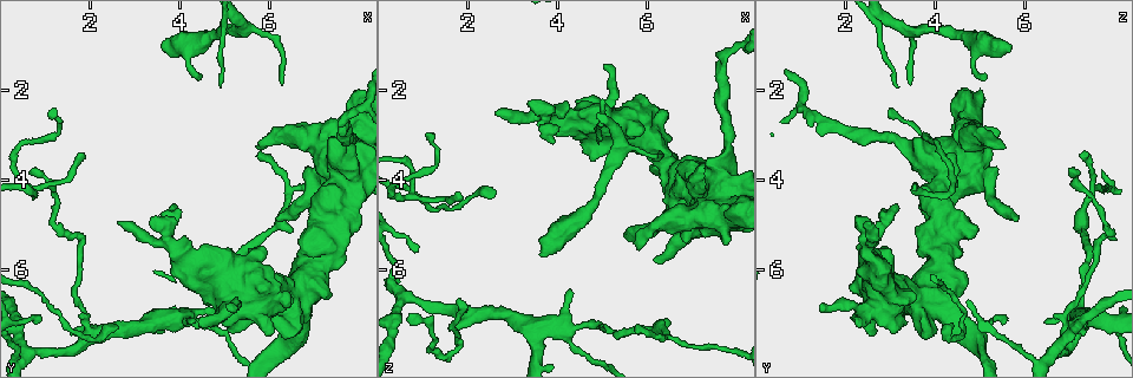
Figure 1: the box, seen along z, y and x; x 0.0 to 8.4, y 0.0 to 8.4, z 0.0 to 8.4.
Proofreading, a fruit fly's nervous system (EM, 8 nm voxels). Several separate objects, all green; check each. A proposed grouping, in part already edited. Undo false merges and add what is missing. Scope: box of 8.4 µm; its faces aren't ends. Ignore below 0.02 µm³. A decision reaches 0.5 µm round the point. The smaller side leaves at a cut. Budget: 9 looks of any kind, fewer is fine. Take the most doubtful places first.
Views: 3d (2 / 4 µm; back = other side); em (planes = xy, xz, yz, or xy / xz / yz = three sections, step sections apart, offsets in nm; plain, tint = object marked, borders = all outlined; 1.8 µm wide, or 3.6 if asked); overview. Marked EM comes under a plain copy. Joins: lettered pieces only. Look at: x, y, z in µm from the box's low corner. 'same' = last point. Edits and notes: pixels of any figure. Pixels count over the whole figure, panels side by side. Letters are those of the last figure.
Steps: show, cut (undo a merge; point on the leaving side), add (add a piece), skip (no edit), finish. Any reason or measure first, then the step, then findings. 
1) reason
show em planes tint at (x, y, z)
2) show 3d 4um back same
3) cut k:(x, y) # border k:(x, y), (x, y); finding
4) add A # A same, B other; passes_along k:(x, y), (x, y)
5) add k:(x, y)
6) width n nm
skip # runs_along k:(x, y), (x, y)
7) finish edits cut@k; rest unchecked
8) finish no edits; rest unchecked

looks like a crossing
show 3d 2um at (4.00, 7.05, 7.30)

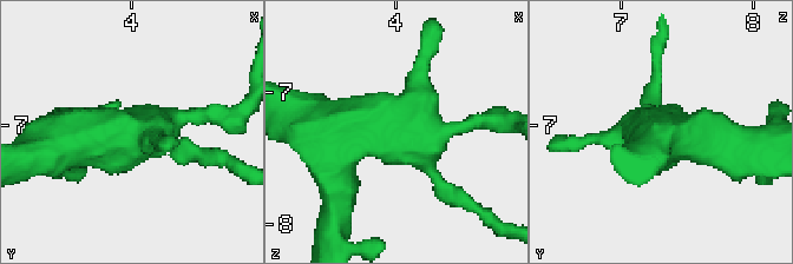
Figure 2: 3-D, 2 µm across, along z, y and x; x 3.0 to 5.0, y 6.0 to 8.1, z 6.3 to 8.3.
now the EM
show em planes borders at (3.96, 7.08, 7.26)

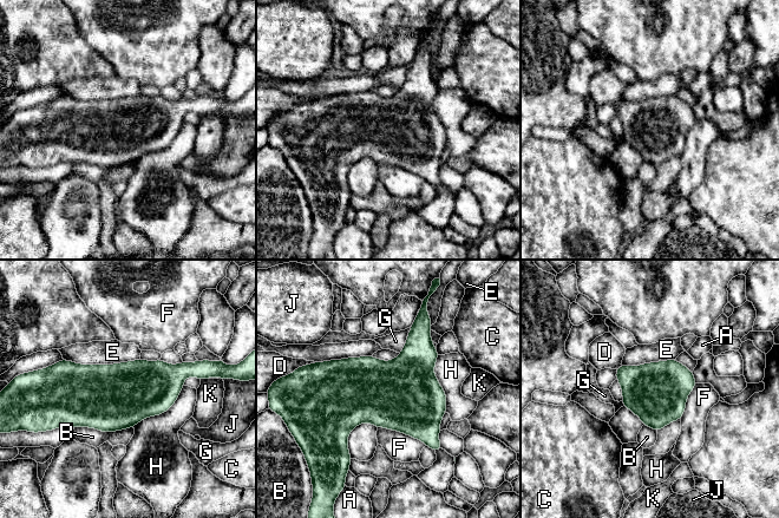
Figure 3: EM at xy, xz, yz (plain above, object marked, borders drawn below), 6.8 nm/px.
skip # A other, B other, C other, D other, E other, F other, G other, H other, J other, K other; border 3:(63, 358), (80, 364), (139, 359); all the same neuron

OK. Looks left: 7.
free end
show 3d 4um at (3.65, 1.05, 5.65)

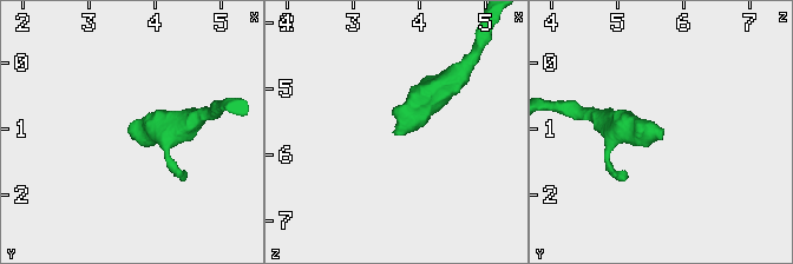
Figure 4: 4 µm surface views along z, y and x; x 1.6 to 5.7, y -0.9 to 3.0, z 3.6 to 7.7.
show em planes borders at (3.60, 1.10, 5.70)

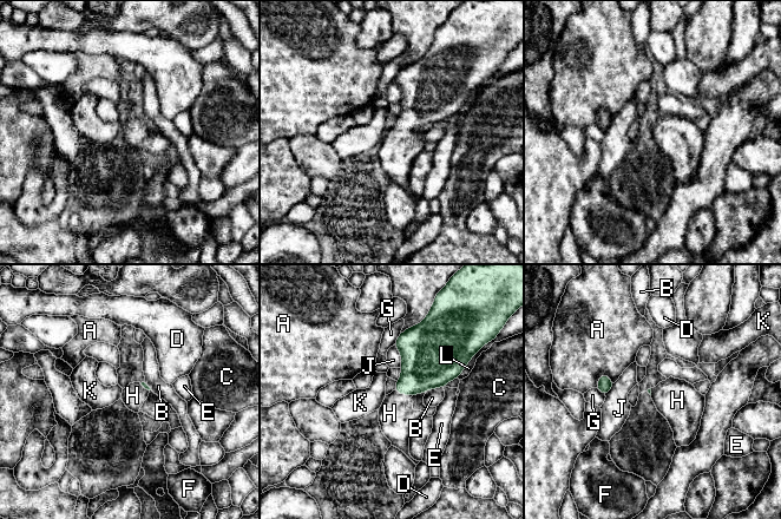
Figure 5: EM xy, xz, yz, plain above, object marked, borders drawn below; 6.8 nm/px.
add H # A other, B other, C other, D other, E other, F other, G other, H same, J other, K other, L other; passes_along 5:(426, 365), (402, 393), (396, 416); it goes on there

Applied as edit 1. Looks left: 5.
show overview

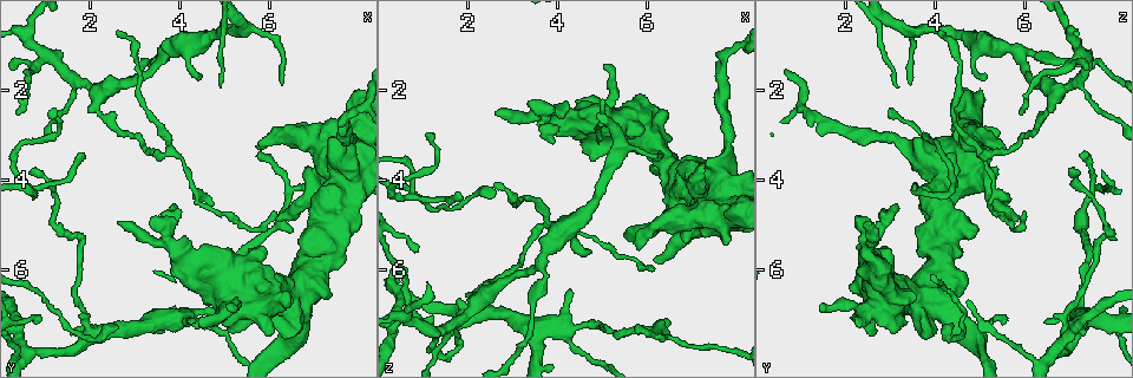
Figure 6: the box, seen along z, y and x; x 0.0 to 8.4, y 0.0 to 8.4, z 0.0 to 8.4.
thick turns thin
show 3d 4um at (6.65, 6.75, 4.00)

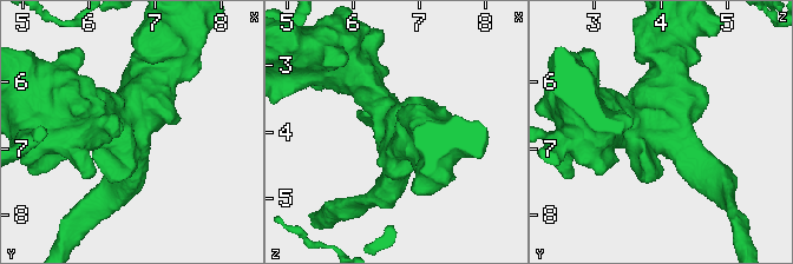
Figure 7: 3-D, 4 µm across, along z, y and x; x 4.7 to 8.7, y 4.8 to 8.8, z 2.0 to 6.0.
shape alone is not enough
show em 3.6um yz step 8 borders at (6.65, 6.80, 4.00)

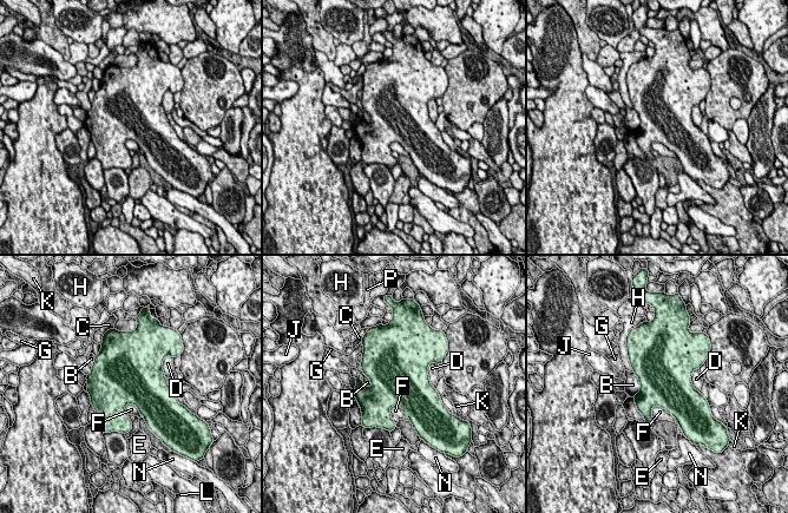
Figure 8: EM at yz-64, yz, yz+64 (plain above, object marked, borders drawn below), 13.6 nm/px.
longest_contact F 420 nm
skip # B other, C other, D other, E other, F other, G other, H other, J other, K other, L other, N other, P other; continuous, no second neuron

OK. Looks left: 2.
free end
show em xz step 4 borders at (7.70, 2.90, 5.40)

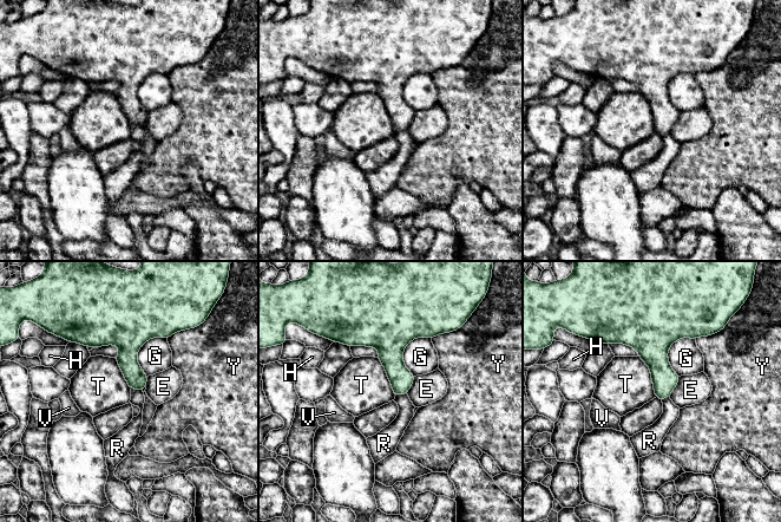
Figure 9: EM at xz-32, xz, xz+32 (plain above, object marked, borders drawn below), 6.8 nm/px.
another direction
show em planes borders same

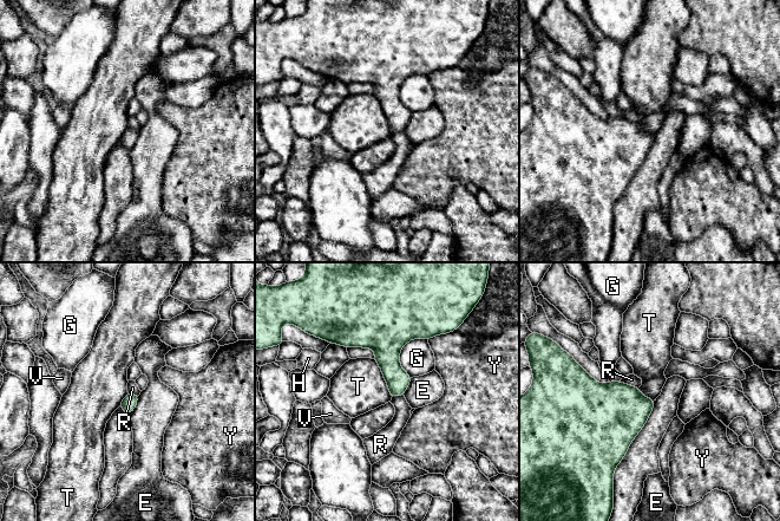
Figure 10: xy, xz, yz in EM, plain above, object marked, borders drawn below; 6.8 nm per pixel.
longest_contact T 300 nm
skip # E other, G other, H other, R other, T other, V other, Y other; border 10:(373, 358), (381, 371), (391, 398); no lettered piece goes on from it

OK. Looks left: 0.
finish edits add@5; rest unchecked

